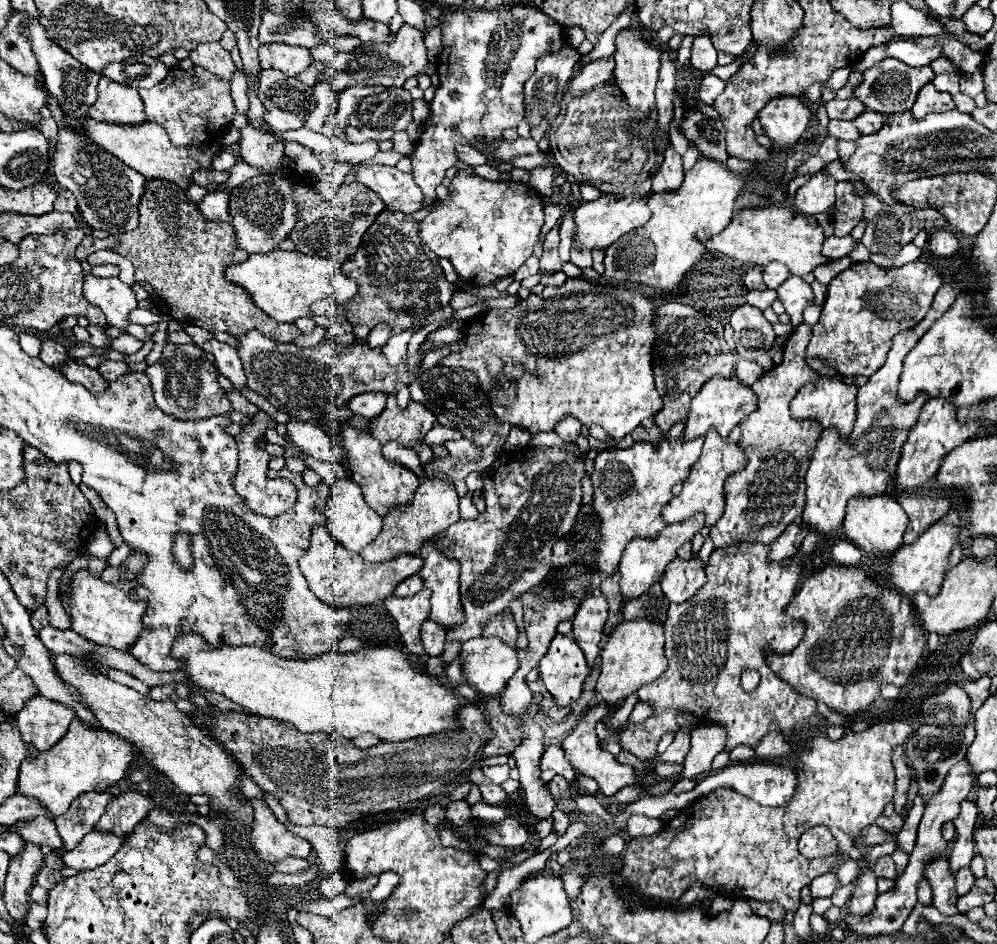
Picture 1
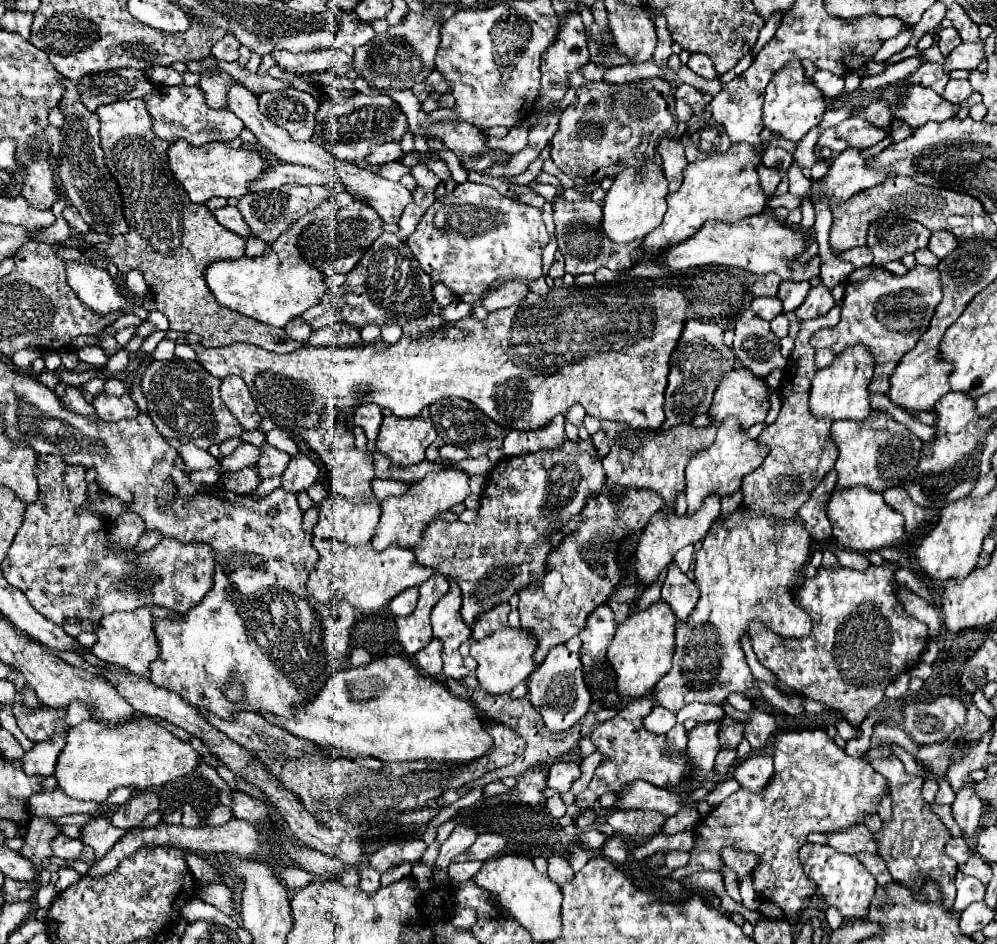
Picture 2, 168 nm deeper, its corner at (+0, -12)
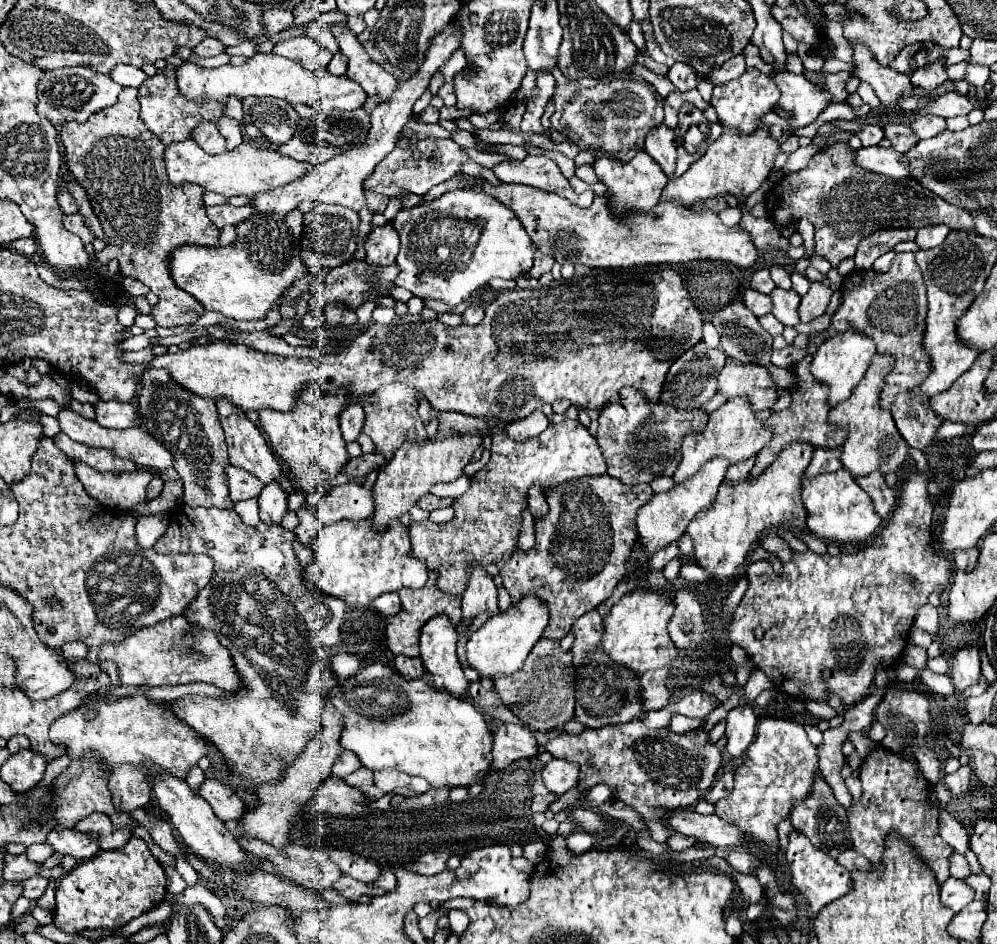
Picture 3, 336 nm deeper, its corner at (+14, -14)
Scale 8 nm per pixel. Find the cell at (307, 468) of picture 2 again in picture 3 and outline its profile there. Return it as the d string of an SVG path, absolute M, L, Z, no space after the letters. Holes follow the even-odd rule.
M272 481L264 485L258 497L258 507L260 507L260 519L264 523L280 523L280 519L288 511L288 493L280 487L280 483Z

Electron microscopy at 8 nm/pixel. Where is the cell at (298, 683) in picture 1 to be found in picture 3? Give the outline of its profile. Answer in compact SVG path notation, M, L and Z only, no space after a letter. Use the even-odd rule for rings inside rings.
M372 663L348 679L340 679L340 691L330 697L330 703L346 719L340 747L358 755L360 763L372 771L398 769L408 775L424 777L432 789L438 787L468 787L478 773L486 773L492 763L492 733L482 713L470 703L452 693L434 689L424 679L404 679L398 671L382 663Z

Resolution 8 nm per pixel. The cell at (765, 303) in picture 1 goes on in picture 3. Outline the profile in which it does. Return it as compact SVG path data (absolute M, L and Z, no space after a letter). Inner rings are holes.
M748 289L744 295L744 305L756 315L756 317L764 317L772 311L772 299L770 295L762 295L758 291Z

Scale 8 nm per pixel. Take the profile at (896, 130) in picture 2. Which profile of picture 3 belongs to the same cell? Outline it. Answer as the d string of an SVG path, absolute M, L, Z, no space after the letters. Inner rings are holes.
M916 115L910 123L910 129L918 139L934 137L946 129L946 119L938 115Z

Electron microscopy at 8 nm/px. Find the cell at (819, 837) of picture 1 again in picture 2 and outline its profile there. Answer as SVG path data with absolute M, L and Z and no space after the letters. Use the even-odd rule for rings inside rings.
M804 843L800 849L800 861L802 861L804 873L818 885L820 895L826 899L826 903L830 907L836 907L844 919L866 917L870 899L874 897L874 891L876 891L876 881L856 857L842 855L828 845Z

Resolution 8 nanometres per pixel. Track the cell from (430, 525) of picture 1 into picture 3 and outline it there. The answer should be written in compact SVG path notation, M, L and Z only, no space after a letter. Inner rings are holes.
M436 435L436 441L428 441L422 447L416 447L412 441L406 441L384 469L378 471L374 483L374 515L370 517L376 531L384 533L392 521L398 521L406 515L418 501L430 493L438 483L456 481L462 475L464 465L470 461L474 449L480 445L480 437L470 435Z

